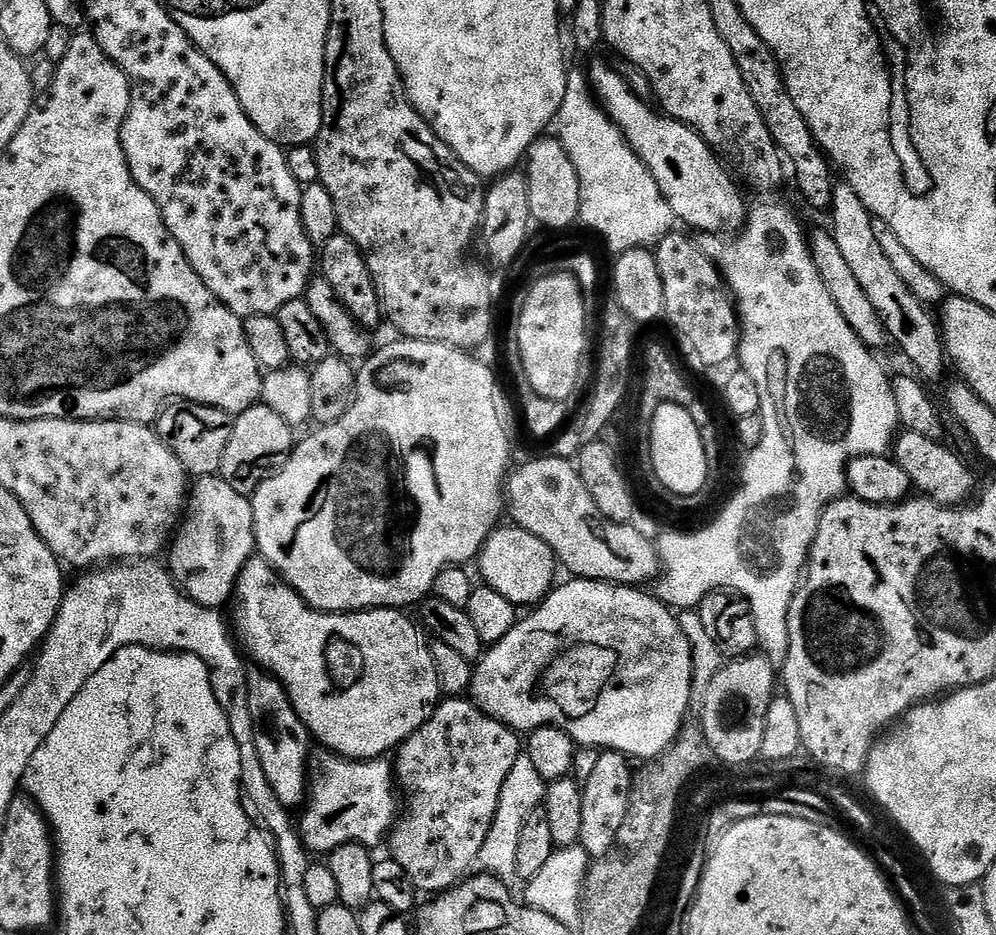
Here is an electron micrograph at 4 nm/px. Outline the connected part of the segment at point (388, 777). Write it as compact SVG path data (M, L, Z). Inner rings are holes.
M319 751L308 757L308 798L299 813L300 820L298 816L300 843L312 854L327 854L347 844L363 844L376 850L389 839L398 819L393 765L384 758L347 760L336 752Z

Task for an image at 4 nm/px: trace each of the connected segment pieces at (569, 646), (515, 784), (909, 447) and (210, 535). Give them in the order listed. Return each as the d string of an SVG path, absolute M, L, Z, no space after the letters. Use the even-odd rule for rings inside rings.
M572 578L569 581L569 584L564 584L561 588L560 585L553 587L552 591L540 601L538 607L529 611L532 613L525 620L523 617L499 642L491 645L479 657L472 674L470 699L480 711L517 733L527 734L536 728L557 728L565 732L571 740L576 741L577 745L584 747L585 744L588 748L596 748L595 750L622 752L629 758L637 756L638 759L644 760L643 762L651 762L675 741L688 715L692 686L691 646L679 628L677 613L655 595L647 596L644 590L636 586L579 578Z
M522 754L514 762L510 774L506 774L506 780L500 790L500 804L492 819L492 827L488 831L488 837L481 847L478 864L496 878L502 876L515 877L515 848L519 842L519 832L523 828L524 820L530 809L538 808L544 802L544 789L546 782L534 770L530 758Z
M904 430L895 437L894 459L898 466L902 466L902 470L906 470L913 489L921 497L930 499L935 504L943 504L946 508L955 508L963 505L973 495L977 484L971 470L964 465L964 460L960 457L963 455L949 448L940 440L926 438L926 434L918 430Z
M219 475L201 476L191 485L190 495L186 501L186 515L182 520L182 530L175 533L170 544L172 579L183 586L184 595L207 608L223 609L224 596L220 592L212 592L208 583L216 584L219 580L233 579L239 573L245 560L254 552L254 533L252 517L248 511L250 500L221 480ZM227 508L236 508L240 512L232 512L224 516Z

